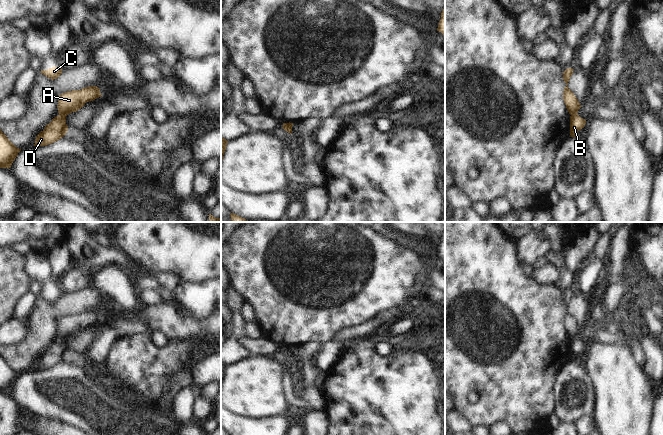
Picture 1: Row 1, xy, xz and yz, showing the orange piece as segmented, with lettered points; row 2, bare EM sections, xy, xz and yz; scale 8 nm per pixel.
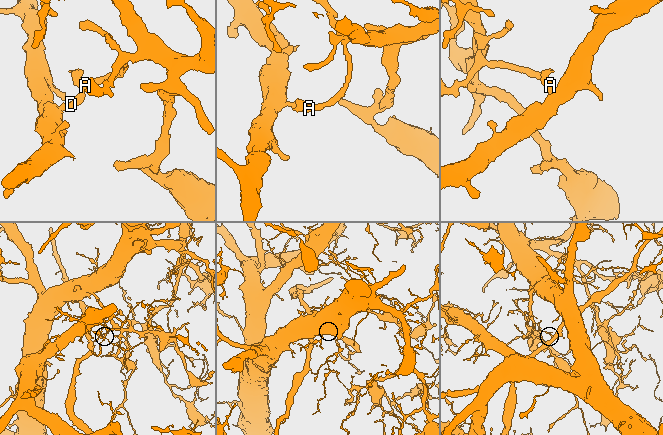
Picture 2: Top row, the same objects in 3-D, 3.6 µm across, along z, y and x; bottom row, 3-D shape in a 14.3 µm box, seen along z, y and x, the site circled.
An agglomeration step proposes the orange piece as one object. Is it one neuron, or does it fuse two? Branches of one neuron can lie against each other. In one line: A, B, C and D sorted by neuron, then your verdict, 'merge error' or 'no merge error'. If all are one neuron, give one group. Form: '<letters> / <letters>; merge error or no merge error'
A C / B D; merge error

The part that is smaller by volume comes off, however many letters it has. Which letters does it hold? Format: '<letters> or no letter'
B, D

